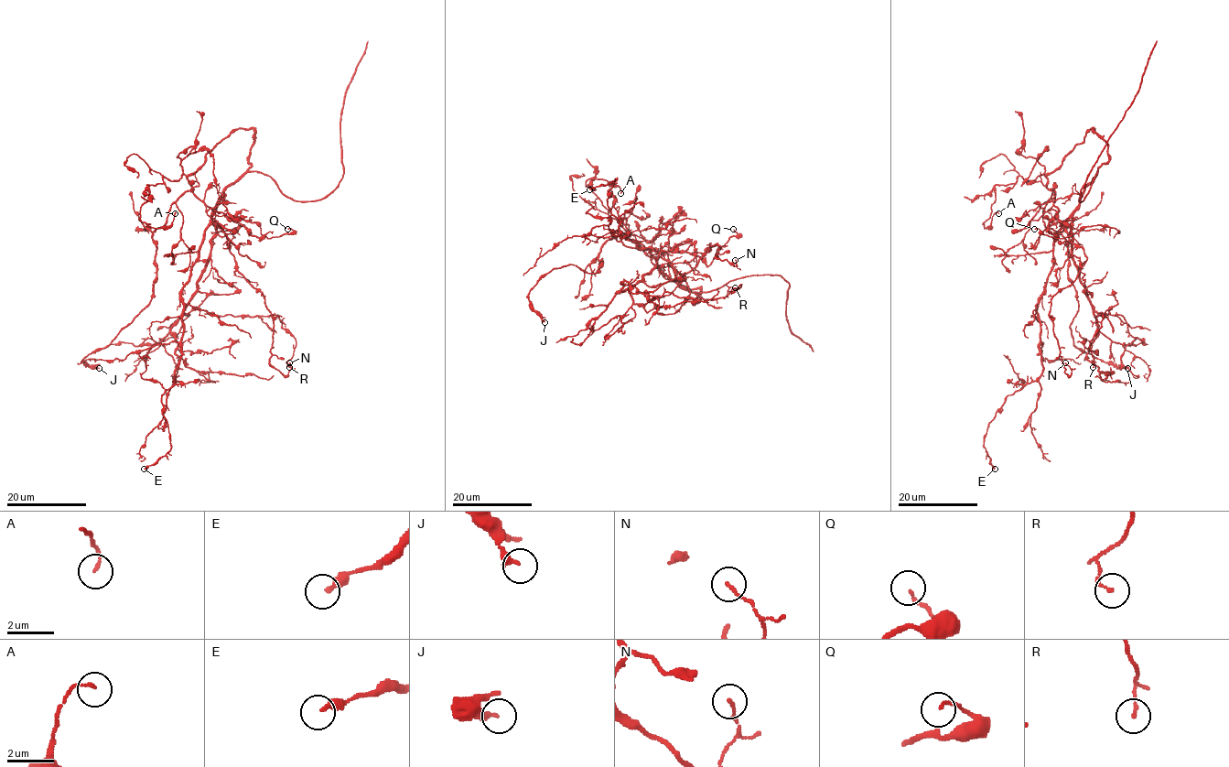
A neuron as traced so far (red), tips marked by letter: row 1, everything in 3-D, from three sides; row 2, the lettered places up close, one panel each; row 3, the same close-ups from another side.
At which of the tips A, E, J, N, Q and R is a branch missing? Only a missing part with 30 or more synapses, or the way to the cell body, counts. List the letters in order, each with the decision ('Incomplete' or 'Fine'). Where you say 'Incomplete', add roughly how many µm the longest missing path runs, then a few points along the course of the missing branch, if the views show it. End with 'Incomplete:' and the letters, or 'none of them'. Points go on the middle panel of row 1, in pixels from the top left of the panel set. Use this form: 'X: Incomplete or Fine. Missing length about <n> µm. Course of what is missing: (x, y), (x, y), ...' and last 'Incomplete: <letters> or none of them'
A: Fine
E: Fine
J: Fine
N: Fine
Q: Fine
R: Fine
Incomplete: none of them

